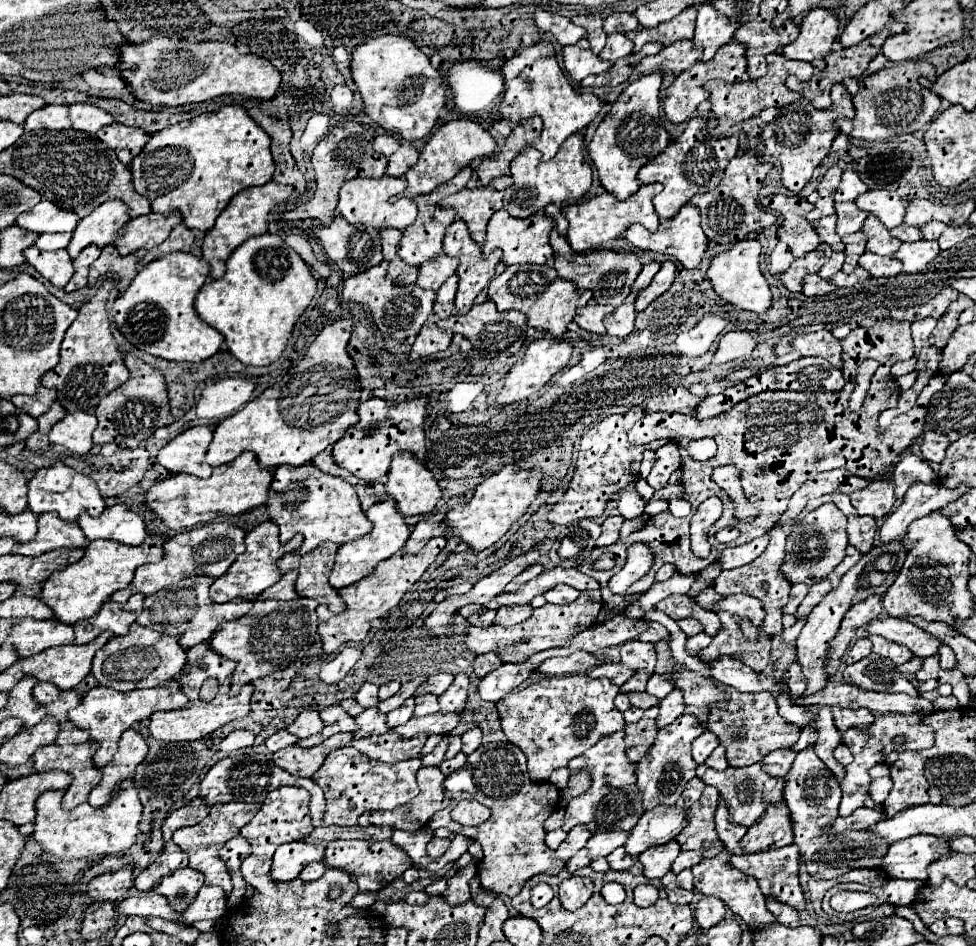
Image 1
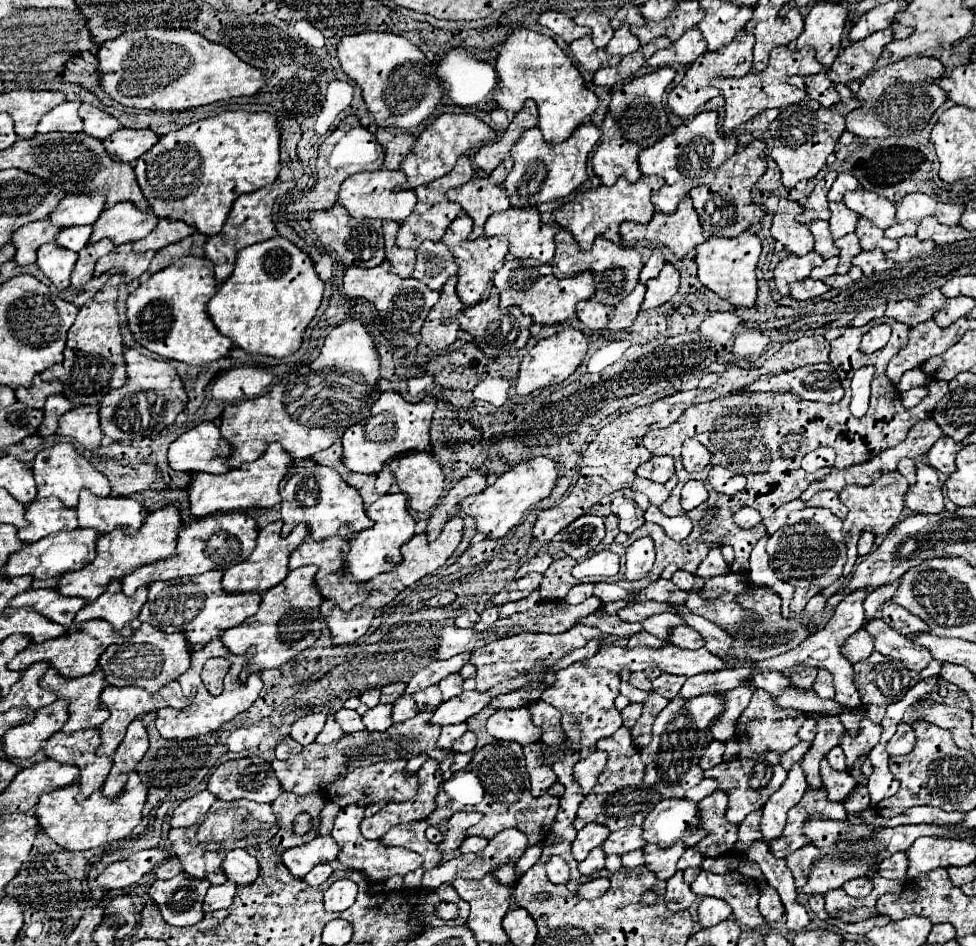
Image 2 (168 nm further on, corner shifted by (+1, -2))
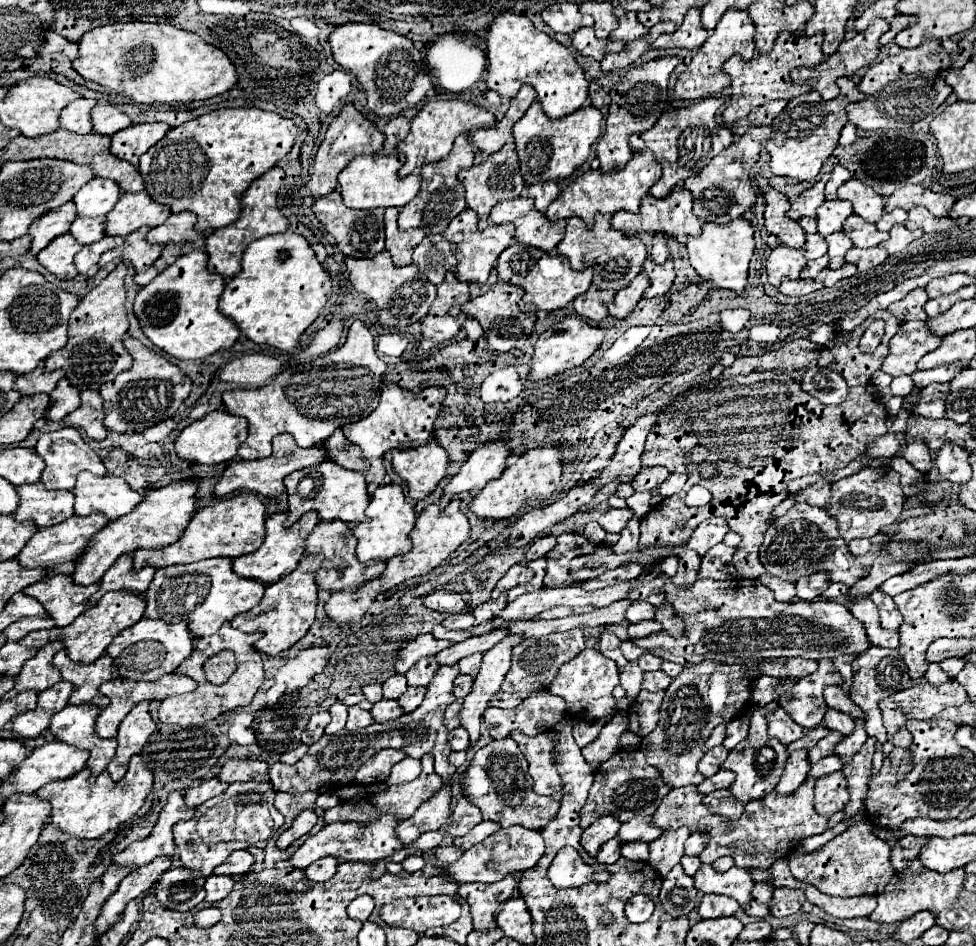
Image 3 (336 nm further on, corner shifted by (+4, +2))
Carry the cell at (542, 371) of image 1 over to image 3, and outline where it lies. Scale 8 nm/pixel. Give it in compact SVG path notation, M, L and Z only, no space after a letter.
M566 317L564 321L548 327L534 345L534 355L530 359L530 373L528 381L546 381L566 373L572 367L582 365L604 341L604 329L592 327L580 317Z

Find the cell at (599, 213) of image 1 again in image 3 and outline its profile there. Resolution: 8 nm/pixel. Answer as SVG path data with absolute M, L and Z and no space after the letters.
M648 151L634 153L632 163L628 163L628 167L624 167L622 171L600 173L596 169L596 171L588 171L582 177L578 177L572 185L568 185L558 195L558 199L554 203L548 205L546 217L550 221L580 217L588 227L592 227L592 221L594 221L596 213L602 213L602 215L614 215L616 211L638 213L644 195L648 195L650 187L660 179L660 175L662 175L660 165L652 159L652 155L648 155Z

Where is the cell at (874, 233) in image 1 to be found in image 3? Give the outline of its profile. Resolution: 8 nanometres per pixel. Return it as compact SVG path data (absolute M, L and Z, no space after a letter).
M850 215L848 221L844 223L844 233L852 239L852 243L856 247L874 247L874 245L880 245L882 241L888 239L888 233L882 233L876 229L876 225L864 221L862 217L858 215Z

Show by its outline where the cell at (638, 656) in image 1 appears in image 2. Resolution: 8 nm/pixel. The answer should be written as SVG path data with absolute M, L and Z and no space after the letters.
M639 631L629 639L629 647L639 647L639 645L649 645L649 647L663 647L665 641L647 633L647 631Z

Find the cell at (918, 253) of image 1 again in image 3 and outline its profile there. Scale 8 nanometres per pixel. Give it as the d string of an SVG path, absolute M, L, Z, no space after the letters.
M896 225L892 231L890 231L890 239L882 243L882 247L894 255L894 253L900 253L906 245L912 243L912 231L908 231L904 225Z

